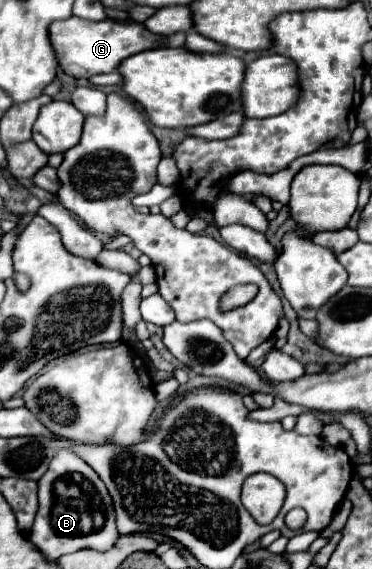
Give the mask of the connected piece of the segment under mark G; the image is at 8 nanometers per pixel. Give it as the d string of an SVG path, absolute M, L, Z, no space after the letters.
M69 17L65 21L53 21L49 25L49 33L51 33L51 43L55 45L61 69L75 79L89 79L91 75L111 73L113 69L117 69L117 65L123 59L135 53L141 53L145 49L161 47L165 39L165 35L155 35L147 31L143 23L113 21L113 19L95 23L95 21L85 21L79 17Z

